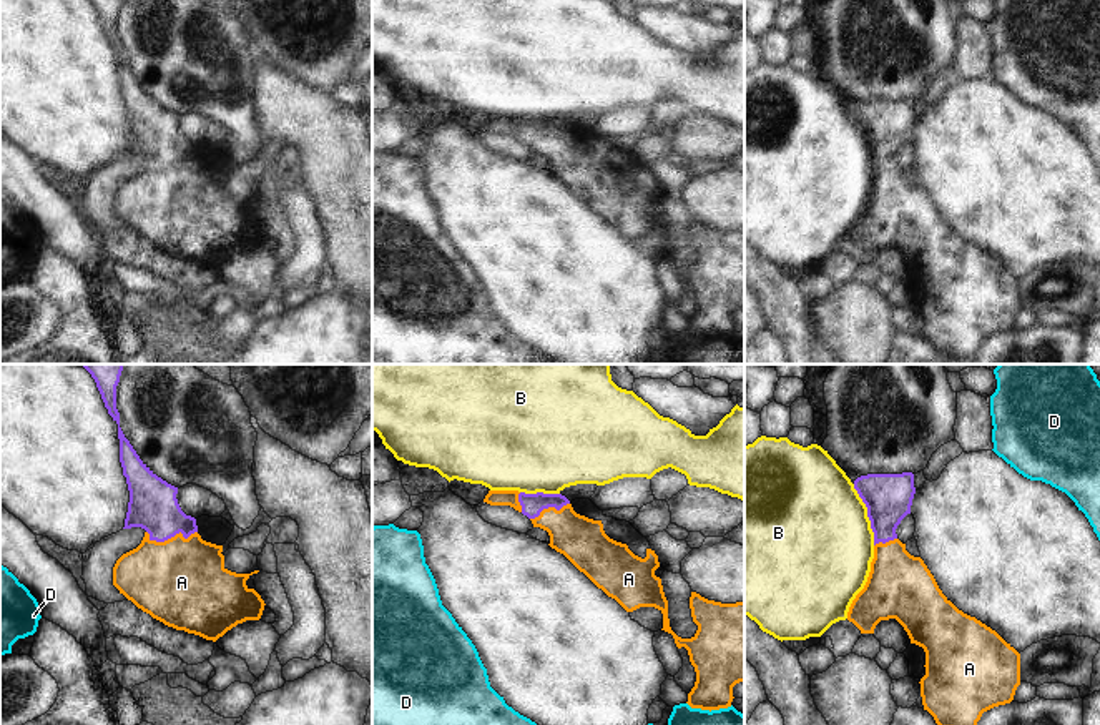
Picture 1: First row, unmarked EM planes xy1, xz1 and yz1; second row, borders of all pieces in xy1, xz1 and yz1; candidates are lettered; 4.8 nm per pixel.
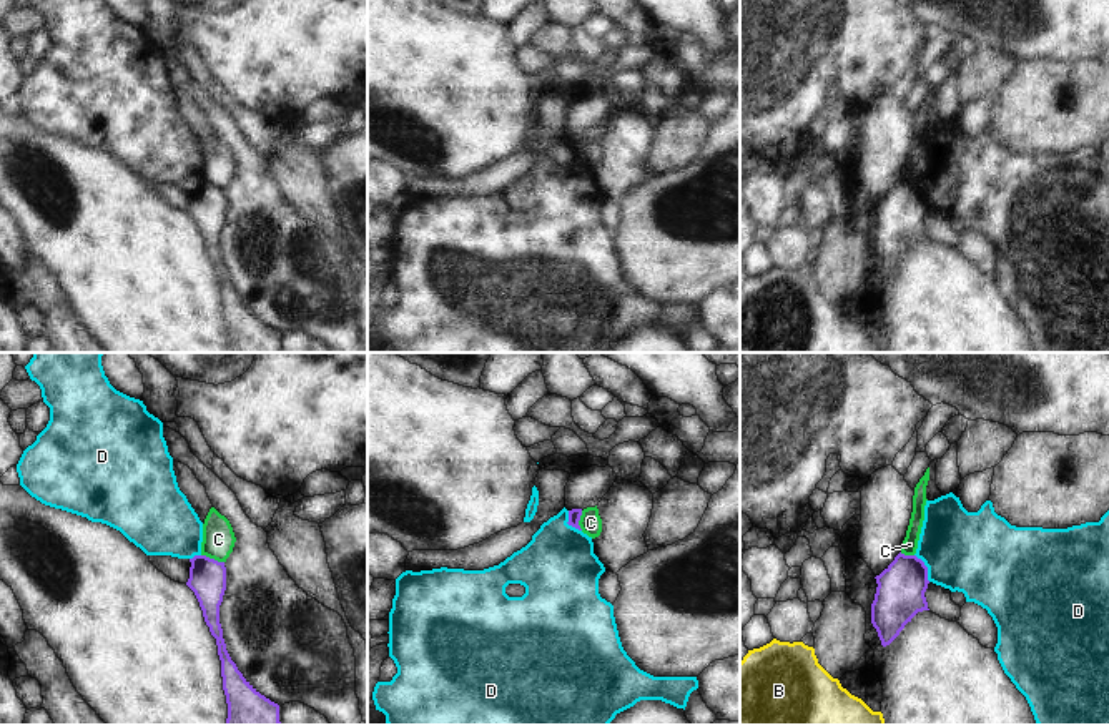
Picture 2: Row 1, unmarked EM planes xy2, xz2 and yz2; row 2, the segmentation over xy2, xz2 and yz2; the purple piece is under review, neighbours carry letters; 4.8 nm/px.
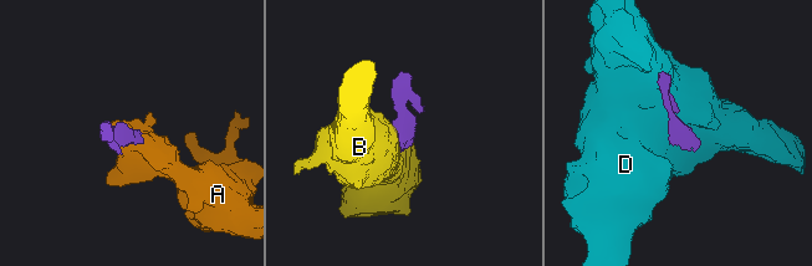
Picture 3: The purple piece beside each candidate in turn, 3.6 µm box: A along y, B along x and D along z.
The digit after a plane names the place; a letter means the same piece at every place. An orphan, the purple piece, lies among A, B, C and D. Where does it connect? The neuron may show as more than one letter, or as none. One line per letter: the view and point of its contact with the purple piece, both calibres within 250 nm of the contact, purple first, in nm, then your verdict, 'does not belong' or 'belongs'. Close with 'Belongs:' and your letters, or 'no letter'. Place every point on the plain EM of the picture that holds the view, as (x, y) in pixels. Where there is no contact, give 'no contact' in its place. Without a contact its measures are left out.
A: xy1 (170, 165) | 240/420 nm | belongs
B: yz1 (868, 142) | 220/500 nm | does not belong
C: xy2 (213, 187) | 180/160 nm | does not belong
D: yz2 (926, 195) | 240/400 nm | does not belong
Belongs: A

